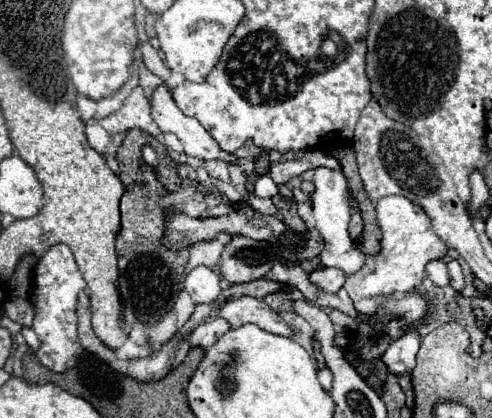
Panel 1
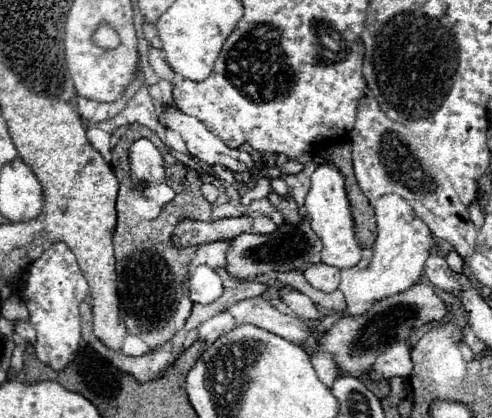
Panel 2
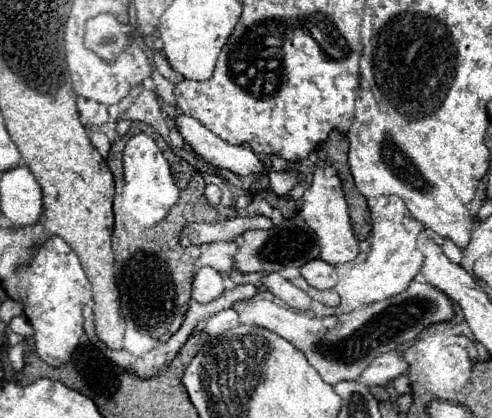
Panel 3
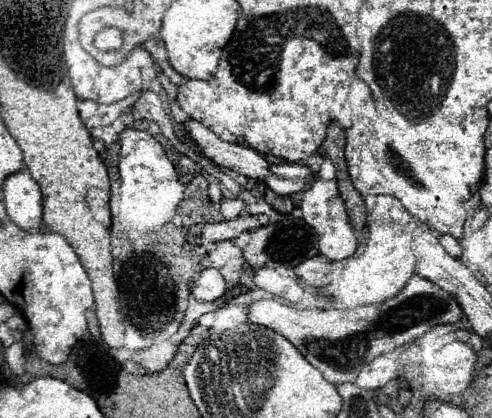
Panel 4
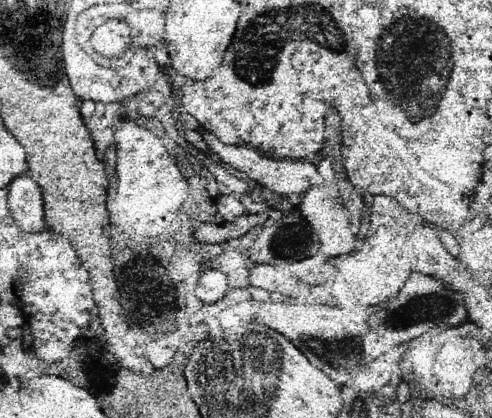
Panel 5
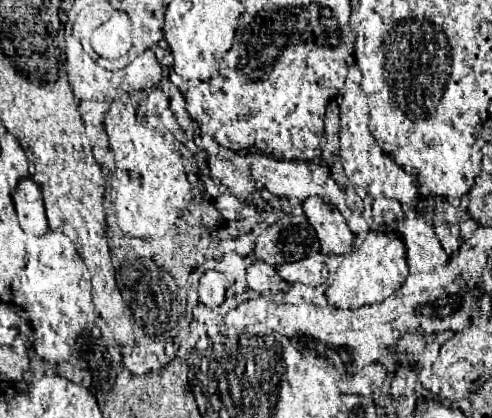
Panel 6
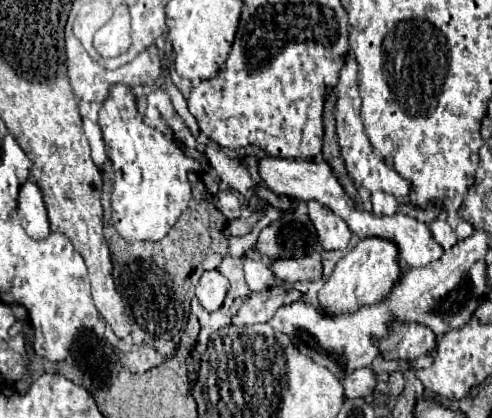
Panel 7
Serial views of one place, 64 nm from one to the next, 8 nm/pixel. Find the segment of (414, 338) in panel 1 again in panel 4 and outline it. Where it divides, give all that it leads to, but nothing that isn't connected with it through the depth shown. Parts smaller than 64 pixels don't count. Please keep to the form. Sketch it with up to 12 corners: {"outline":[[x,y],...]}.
{"outline":[[390,356],[368,362],[354,380],[360,388],[382,388],[398,378]]}

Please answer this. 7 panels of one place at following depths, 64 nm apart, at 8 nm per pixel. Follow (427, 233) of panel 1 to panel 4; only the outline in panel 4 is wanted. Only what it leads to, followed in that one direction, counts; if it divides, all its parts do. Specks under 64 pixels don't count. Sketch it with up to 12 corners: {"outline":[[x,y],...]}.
{"outline":[[376,196],[362,258],[348,258],[338,300],[396,296],[416,273],[414,216]]}

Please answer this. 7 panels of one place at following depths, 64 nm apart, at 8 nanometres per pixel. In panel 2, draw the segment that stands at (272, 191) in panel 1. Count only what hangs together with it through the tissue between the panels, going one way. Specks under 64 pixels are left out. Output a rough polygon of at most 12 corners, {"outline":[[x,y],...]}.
{"outline":[[270,178],[256,180],[254,188],[242,194],[242,204],[266,198],[272,192]]}

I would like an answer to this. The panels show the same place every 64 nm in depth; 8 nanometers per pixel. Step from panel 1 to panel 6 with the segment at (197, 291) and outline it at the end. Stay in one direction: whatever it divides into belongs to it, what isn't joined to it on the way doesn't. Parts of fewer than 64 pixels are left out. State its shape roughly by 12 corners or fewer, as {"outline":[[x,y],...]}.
{"outline":[[206,270],[198,298],[206,306],[220,304],[226,292],[222,272]]}

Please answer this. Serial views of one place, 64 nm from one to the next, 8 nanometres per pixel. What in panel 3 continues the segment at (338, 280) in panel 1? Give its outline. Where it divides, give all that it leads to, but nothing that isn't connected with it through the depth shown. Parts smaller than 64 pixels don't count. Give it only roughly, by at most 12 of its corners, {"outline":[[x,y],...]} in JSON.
{"outline":[[324,260],[300,268],[306,282],[318,290],[332,290],[336,268]]}

